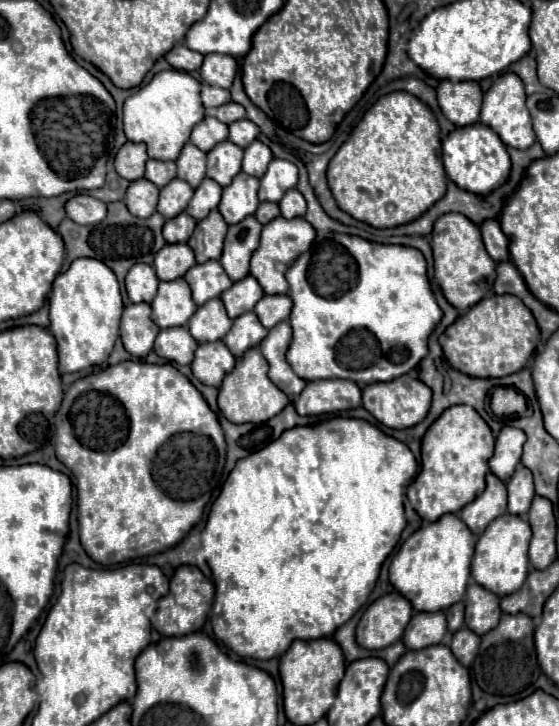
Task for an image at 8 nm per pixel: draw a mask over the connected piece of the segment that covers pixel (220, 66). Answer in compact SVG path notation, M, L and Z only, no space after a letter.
M210 53L204 57L204 63L200 67L200 75L204 83L228 89L234 81L236 75L236 61L230 55L220 55L220 53Z

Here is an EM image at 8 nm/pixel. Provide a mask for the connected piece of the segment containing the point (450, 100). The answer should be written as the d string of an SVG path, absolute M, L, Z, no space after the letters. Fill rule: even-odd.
M442 81L438 85L438 103L442 113L456 125L474 125L480 119L482 91L476 81Z

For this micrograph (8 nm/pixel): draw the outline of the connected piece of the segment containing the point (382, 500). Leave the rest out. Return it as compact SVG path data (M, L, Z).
M344 417L328 419L312 427L288 429L286 433L282 433L278 441L272 441L264 449L238 461L238 465L230 471L218 499L212 503L206 527L202 531L200 552L196 555L196 563L198 563L196 566L208 580L212 581L216 590L212 613L210 613L214 635L238 655L252 657L252 659L280 657L286 653L286 649L290 647L294 639L330 637L334 629L344 625L368 601L368 595L372 593L376 585L382 563L394 551L400 539L400 533L406 527L404 493L416 475L416 467L418 467L416 459L404 443L400 443L394 437L384 435L378 427L374 427L368 421L344 419Z

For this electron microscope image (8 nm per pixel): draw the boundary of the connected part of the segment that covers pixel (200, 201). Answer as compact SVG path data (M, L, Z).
M206 177L200 183L200 187L194 191L194 197L192 197L186 213L190 213L190 217L202 221L204 217L208 217L210 211L214 211L218 207L220 197L222 197L222 187L216 181Z

